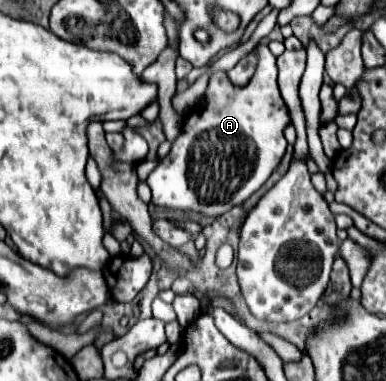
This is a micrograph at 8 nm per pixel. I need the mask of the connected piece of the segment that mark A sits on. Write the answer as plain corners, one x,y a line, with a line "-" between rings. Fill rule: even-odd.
259,44
255,52
258,57
255,76
247,86
233,86
227,78
227,72
223,70
209,74
205,104
185,116
181,134
173,142
171,152
159,160
155,170
145,180
153,190
153,204
167,206
173,210
197,212
205,216
221,216
233,206
243,204
253,192
257,192
267,182
271,172
277,168
287,148
283,130
287,128
287,124
291,124
291,116
277,86
275,56
265,44

